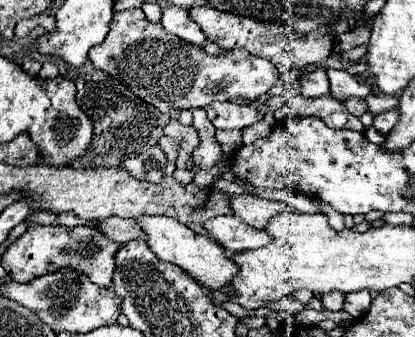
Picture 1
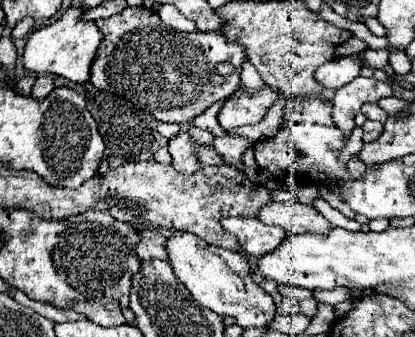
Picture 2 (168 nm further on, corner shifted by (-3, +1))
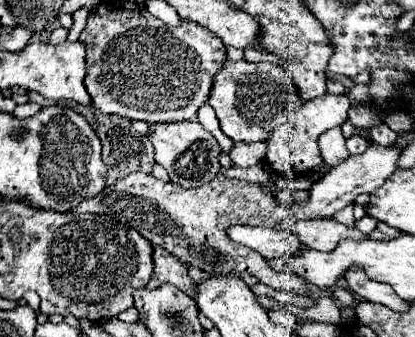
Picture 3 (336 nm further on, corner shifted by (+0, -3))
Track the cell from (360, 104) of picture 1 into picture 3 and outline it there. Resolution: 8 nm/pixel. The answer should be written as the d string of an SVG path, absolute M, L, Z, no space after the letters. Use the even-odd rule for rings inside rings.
M378 123L378 125L370 127L370 137L378 145L392 145L398 139L398 135L386 123Z

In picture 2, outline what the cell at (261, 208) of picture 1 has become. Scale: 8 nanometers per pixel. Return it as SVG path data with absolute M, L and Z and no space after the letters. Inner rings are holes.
M271 203L259 211L259 219L267 225L279 225L291 233L321 233L331 231L331 223L311 205L303 203Z

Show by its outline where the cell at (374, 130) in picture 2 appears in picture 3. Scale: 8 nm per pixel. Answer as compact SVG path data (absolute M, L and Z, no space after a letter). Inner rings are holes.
M354 133L354 135L346 141L346 147L348 147L350 155L360 155L360 153L364 153L368 145L370 145L370 141L368 141L364 135L360 135L360 133Z

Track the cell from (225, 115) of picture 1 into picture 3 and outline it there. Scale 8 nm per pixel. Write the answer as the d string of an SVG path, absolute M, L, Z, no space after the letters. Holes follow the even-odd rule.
M224 63L224 69L214 77L214 87L208 103L216 111L220 129L232 141L266 141L270 131L284 121L288 121L300 107L296 85L290 81L288 73L272 63Z

